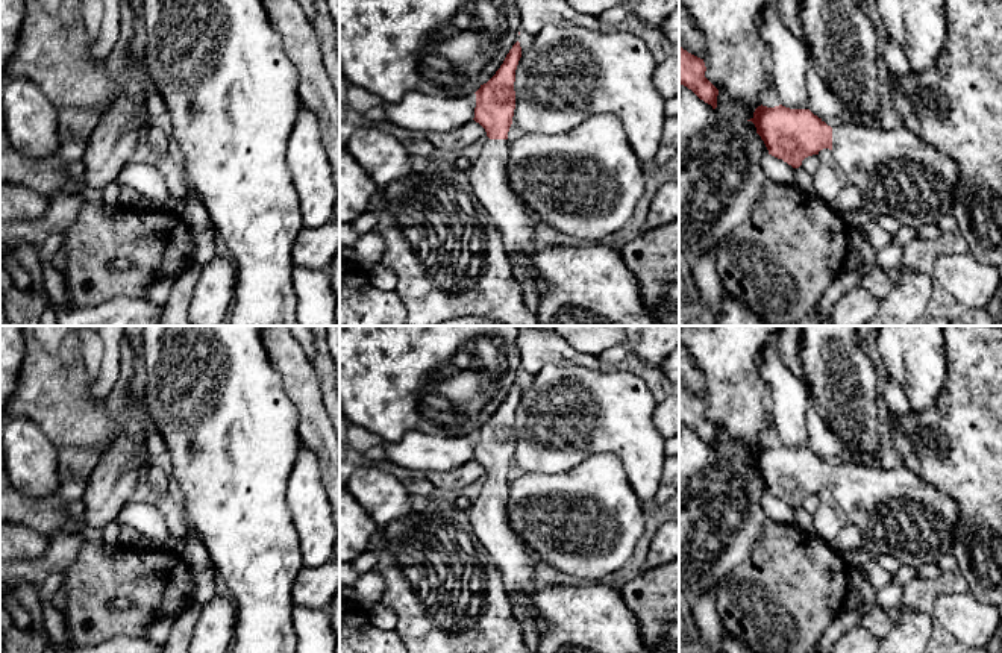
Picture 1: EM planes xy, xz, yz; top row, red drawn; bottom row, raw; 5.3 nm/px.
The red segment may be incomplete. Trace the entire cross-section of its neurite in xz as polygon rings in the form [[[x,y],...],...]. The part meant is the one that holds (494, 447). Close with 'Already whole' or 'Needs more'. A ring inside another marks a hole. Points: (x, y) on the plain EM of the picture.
[[[517,380],[496,414],[474,432],[474,461],[487,471],[481,495],[471,503],[468,517],[482,548],[500,571],[508,594],[520,594],[538,633],[544,620],[532,601],[540,583],[535,577],[538,556],[512,532],[508,520],[508,471],[515,448],[515,409],[521,397]]]. Needs more

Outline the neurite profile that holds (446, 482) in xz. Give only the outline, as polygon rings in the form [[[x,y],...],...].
[[[471,459],[462,467],[455,470],[449,470],[444,473],[438,471],[427,471],[427,479],[435,485],[440,494],[449,494],[458,488],[464,488],[467,485],[474,483],[476,480],[482,479],[487,474],[485,468]]]

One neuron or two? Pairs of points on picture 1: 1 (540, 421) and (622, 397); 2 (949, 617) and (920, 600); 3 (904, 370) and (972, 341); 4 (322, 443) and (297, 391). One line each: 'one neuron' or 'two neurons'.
1: one neuron
2: two neurons
3: two neurons
4: one neuron

